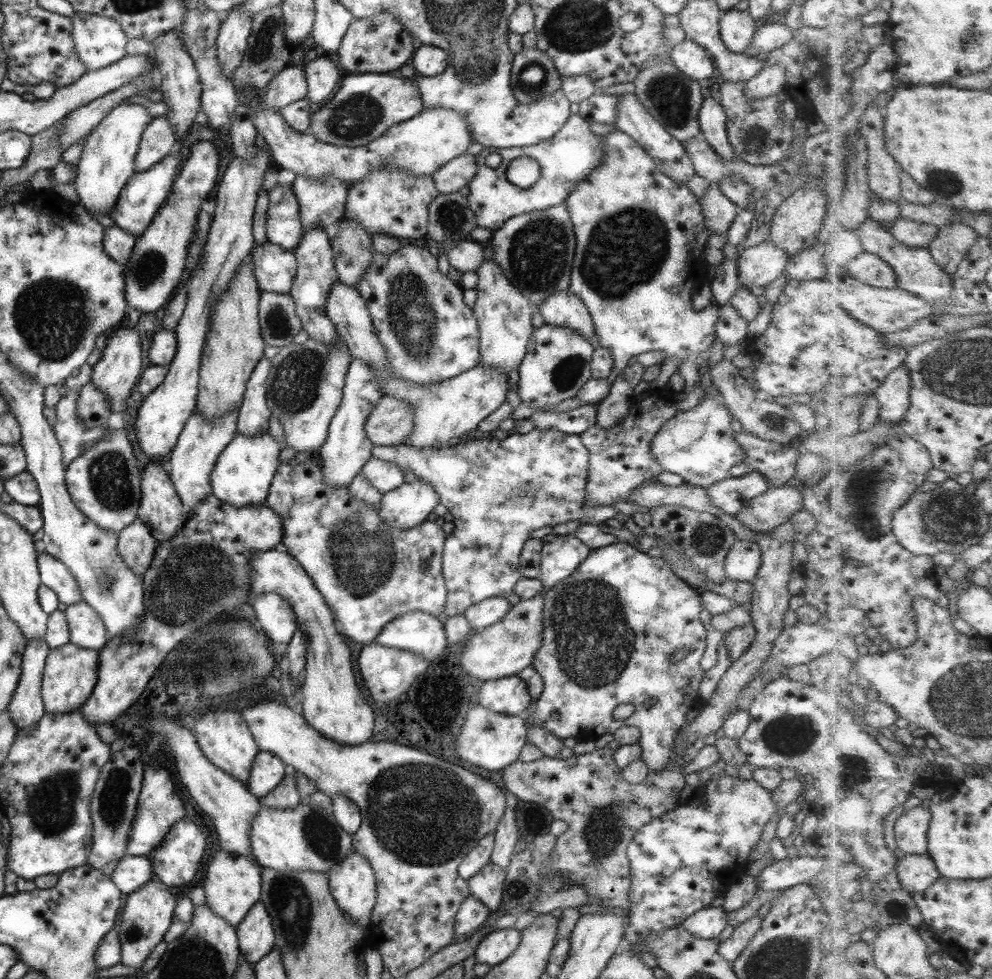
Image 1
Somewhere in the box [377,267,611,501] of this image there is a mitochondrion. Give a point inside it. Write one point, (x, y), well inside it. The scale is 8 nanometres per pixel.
(409, 310)

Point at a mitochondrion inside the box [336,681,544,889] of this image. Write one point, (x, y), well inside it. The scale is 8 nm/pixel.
(382, 811)

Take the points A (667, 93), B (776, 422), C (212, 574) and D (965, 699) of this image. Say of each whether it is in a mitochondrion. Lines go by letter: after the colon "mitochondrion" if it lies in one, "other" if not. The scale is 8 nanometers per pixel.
A: mitochondrion
B: mitochondrion
C: mitochondrion
D: mitochondrion

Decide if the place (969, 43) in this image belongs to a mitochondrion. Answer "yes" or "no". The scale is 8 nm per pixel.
yes

